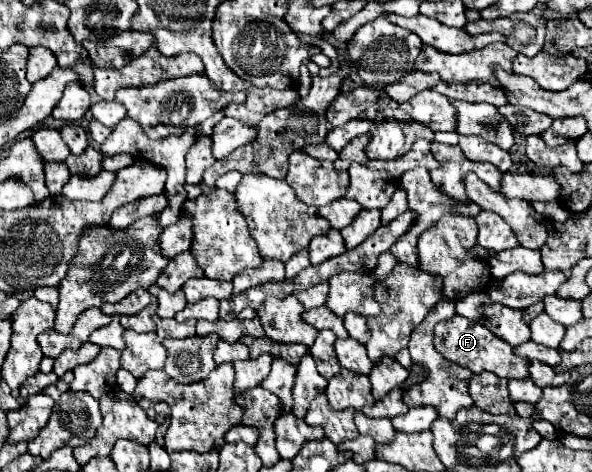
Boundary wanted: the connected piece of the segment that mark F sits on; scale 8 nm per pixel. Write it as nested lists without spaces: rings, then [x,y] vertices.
[[[453,316],[453,320],[443,320],[439,324],[435,324],[433,328],[433,344],[435,348],[441,352],[443,358],[469,368],[471,372],[483,372],[489,370],[493,374],[497,374],[499,378],[529,378],[529,360],[519,358],[513,354],[513,348],[503,342],[501,338],[497,338],[489,328],[485,328],[479,322],[471,322],[463,316]]]

